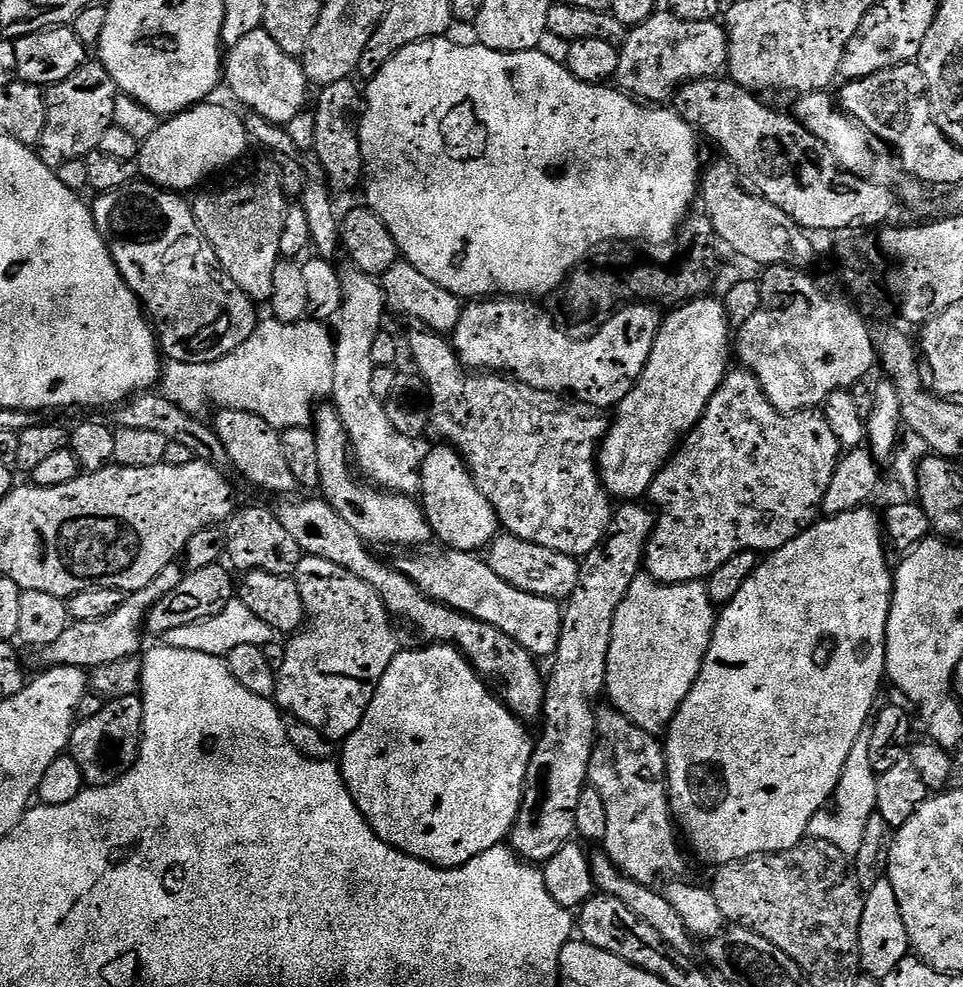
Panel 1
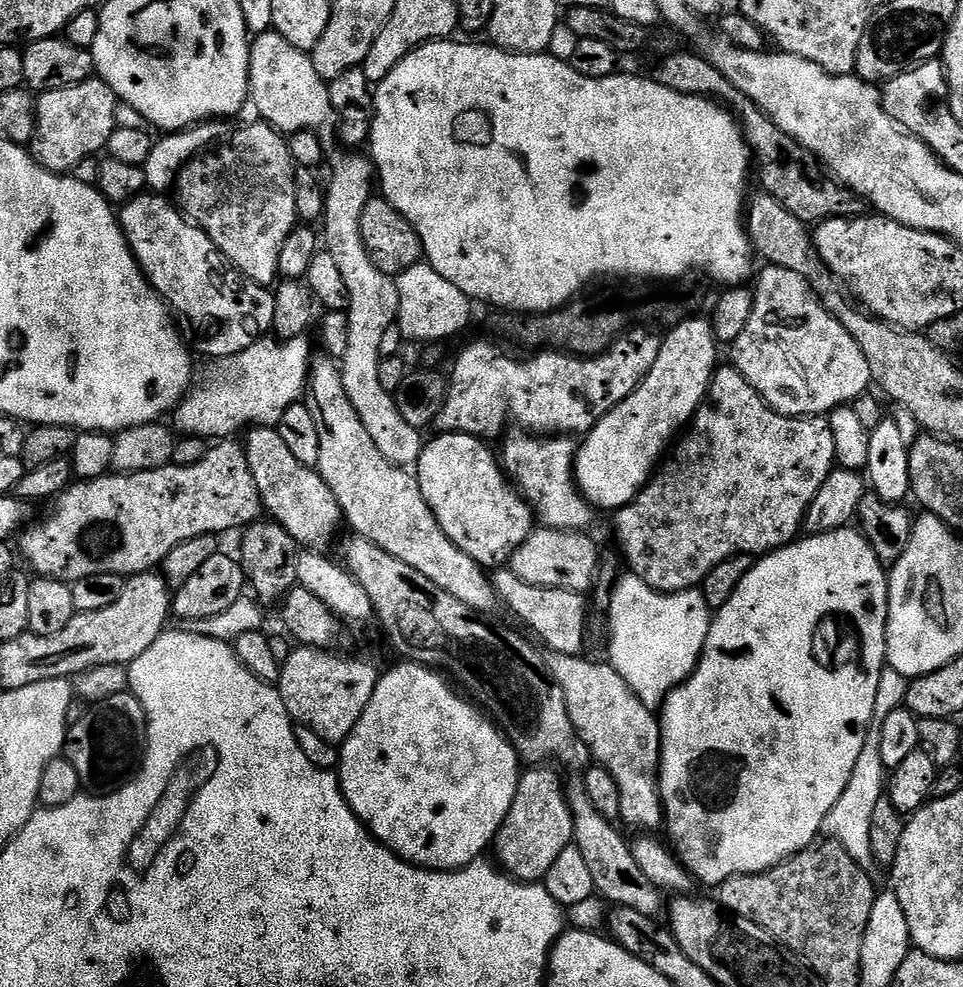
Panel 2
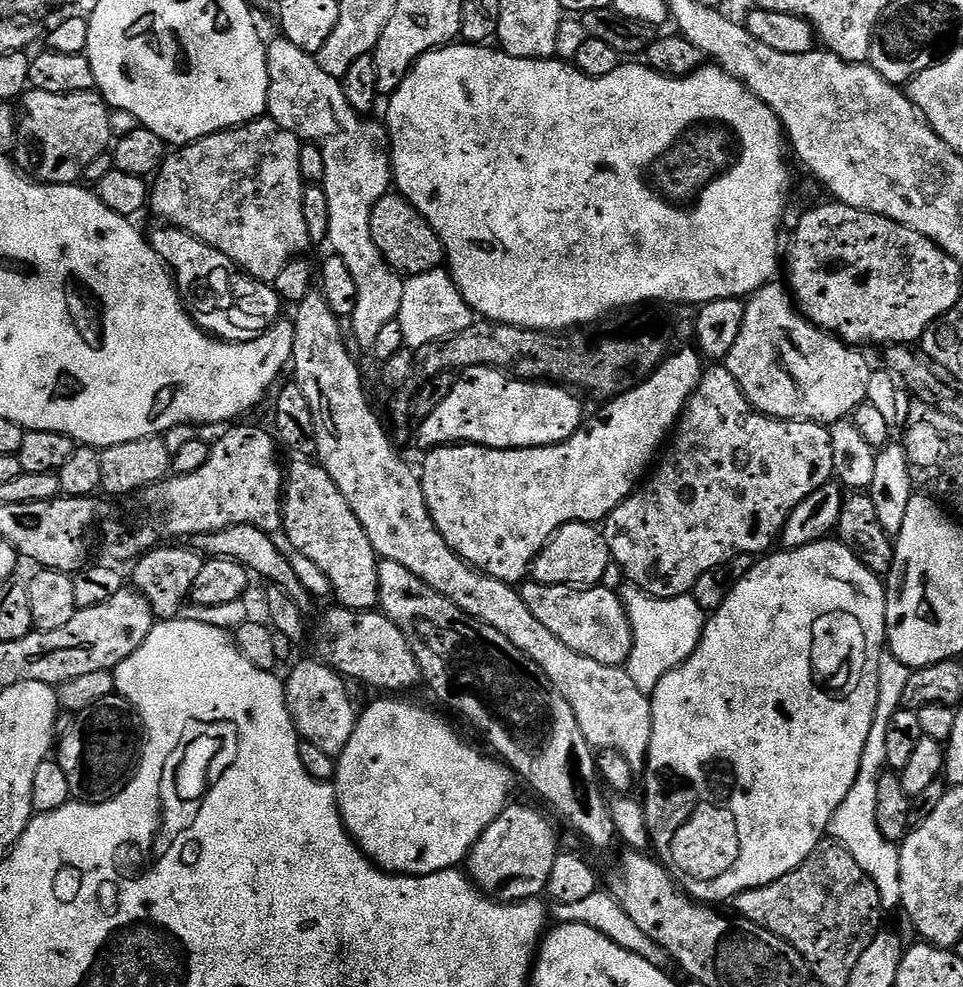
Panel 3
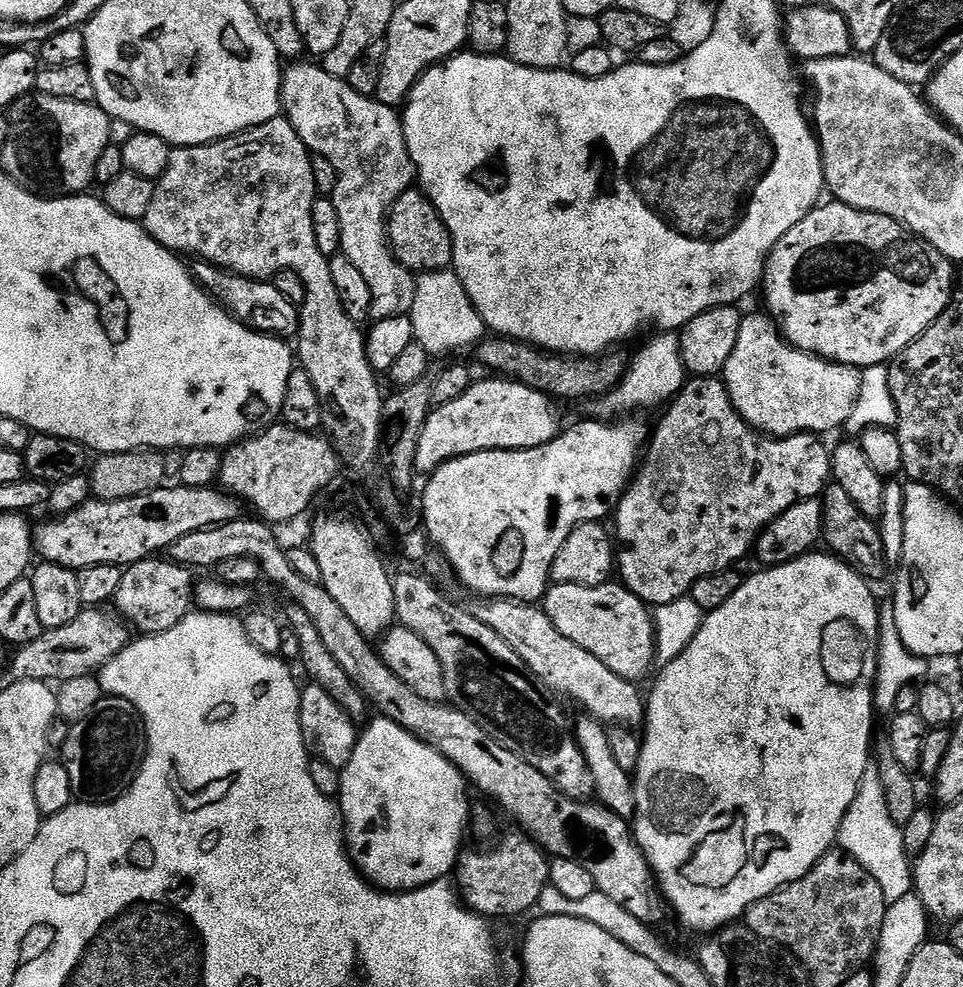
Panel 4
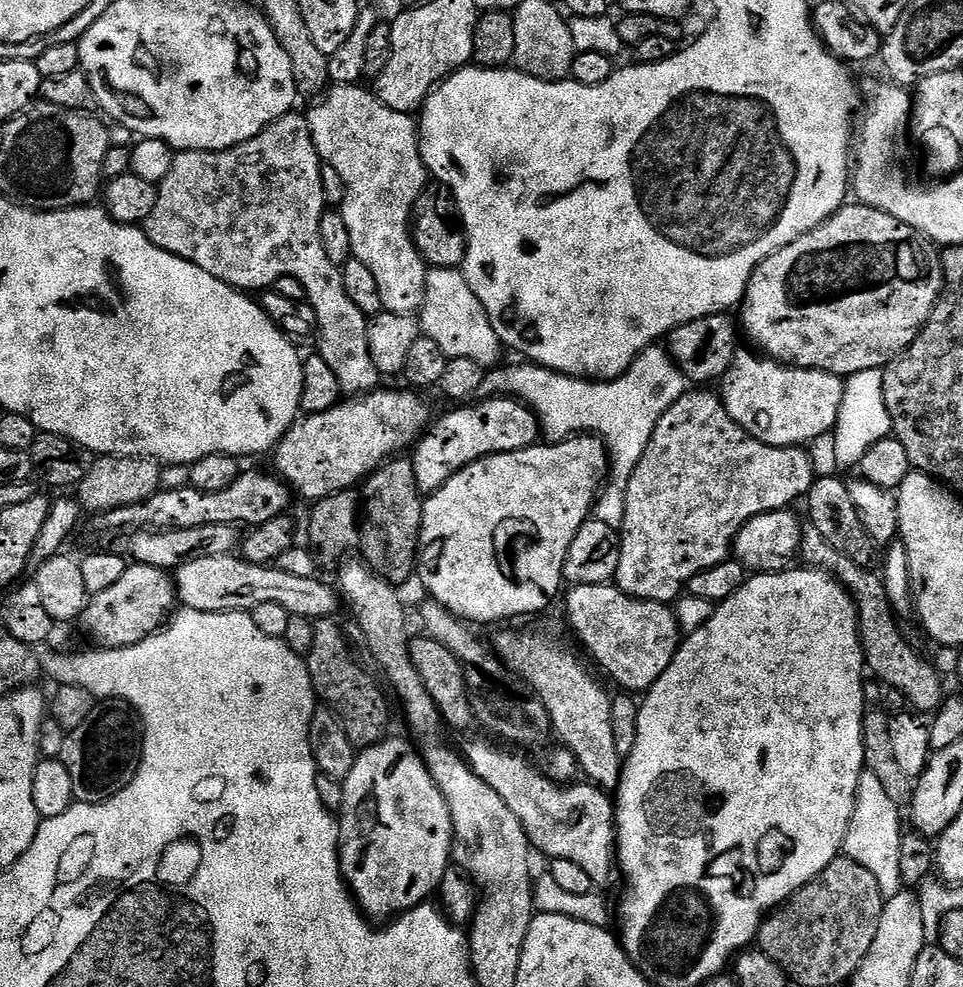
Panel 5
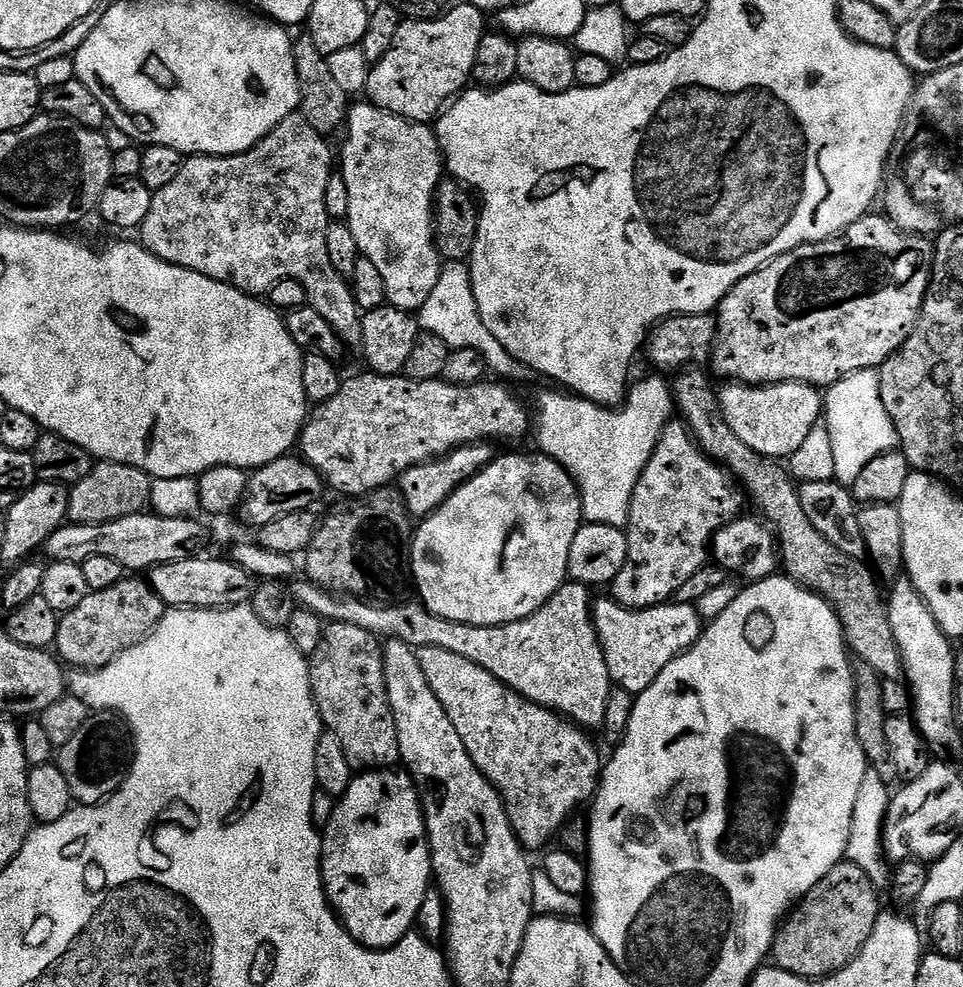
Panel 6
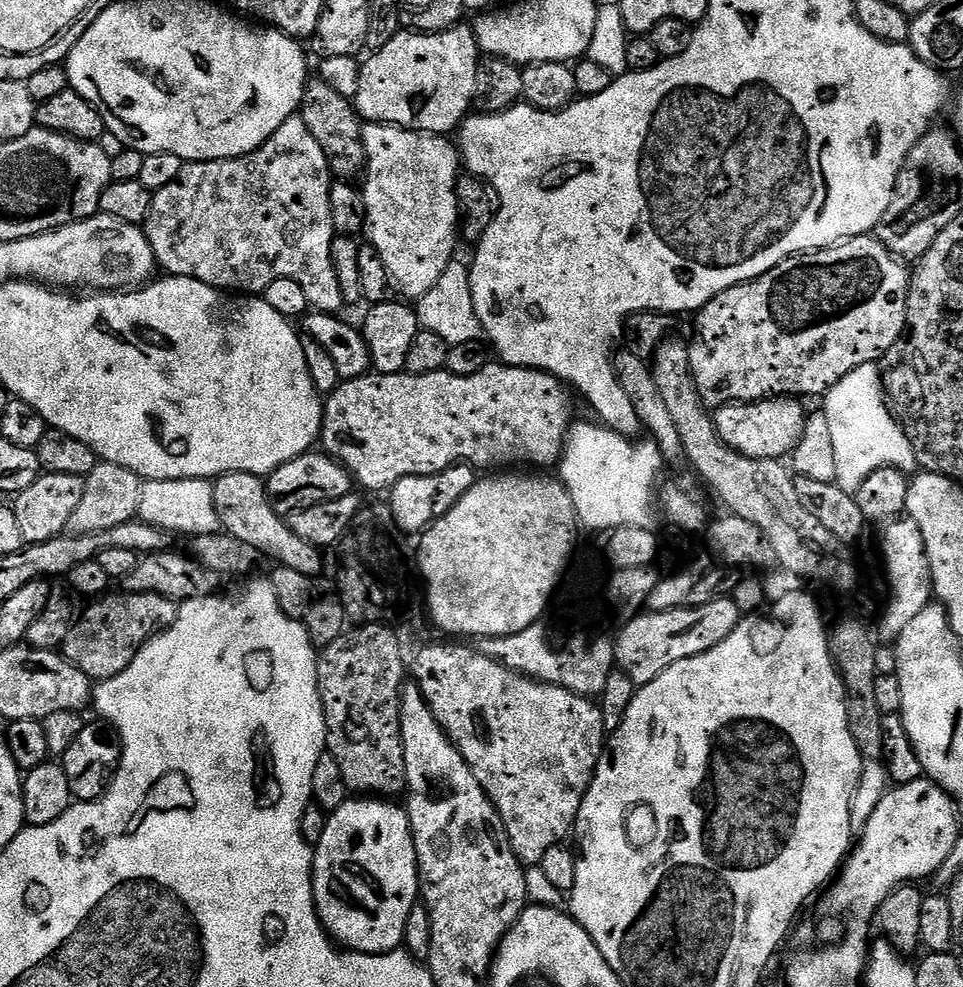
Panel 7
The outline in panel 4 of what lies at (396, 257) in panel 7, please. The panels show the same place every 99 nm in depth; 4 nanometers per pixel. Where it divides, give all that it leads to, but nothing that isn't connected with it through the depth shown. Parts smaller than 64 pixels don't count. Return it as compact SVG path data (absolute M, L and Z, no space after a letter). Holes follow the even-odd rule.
M292 62L283 69L280 81L280 102L283 115L298 130L302 142L309 152L326 158L330 166L334 166L336 189L330 199L338 210L338 222L342 224L342 246L340 252L364 277L370 285L372 299L372 316L376 320L407 316L414 306L417 277L409 272L404 265L396 260L396 253L388 242L388 212L392 203L399 198L407 188L413 187L416 180L416 170L406 146L404 137L404 122L401 113L393 105L381 104L371 96L363 96L352 89L347 79L326 74L319 63L300 64Z

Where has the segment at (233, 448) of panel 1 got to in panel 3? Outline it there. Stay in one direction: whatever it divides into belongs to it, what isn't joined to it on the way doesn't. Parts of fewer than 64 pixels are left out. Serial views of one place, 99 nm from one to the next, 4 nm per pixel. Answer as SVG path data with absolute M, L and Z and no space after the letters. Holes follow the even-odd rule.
M296 458L293 461L292 465L287 465L282 493L284 501L282 532L283 535L288 535L288 540L292 543L291 551L306 554L306 558L310 558L310 562L316 563L318 570L322 570L322 574L330 578L332 596L339 607L353 608L359 612L375 609L380 603L378 590L380 560L374 546L370 546L370 538L366 538L366 530L362 530L362 522L358 522L354 510L350 510L346 498L342 498L342 490L334 486L334 478L330 478L330 474L326 474L326 470L321 468L319 463L308 458Z

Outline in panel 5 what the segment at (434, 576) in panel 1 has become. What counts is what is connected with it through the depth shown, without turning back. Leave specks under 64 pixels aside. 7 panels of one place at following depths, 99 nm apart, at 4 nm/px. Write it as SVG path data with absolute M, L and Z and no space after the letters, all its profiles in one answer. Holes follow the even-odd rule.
M615 583L607 584L578 584L567 589L568 601L564 608L568 611L568 624L572 632L584 643L583 651L593 656L602 667L608 671L612 680L621 684L623 691L628 694L647 693L648 689L662 678L664 671L670 666L676 649L682 643L682 629L676 622L673 609L667 604L655 604L649 600L636 600L628 596Z

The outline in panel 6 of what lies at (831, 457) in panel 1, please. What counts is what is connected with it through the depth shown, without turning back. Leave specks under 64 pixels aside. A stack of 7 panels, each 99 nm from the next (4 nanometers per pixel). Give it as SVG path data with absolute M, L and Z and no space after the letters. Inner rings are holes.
M669 422L650 454L650 462L646 462L638 478L638 486L634 486L630 518L626 525L626 566L622 566L618 578L612 580L611 599L624 608L634 610L656 608L659 604L669 603L676 592L682 590L682 586L686 586L694 574L698 574L698 570L706 567L715 536L745 511L744 504L746 508L746 496L740 485L696 445L686 425Z

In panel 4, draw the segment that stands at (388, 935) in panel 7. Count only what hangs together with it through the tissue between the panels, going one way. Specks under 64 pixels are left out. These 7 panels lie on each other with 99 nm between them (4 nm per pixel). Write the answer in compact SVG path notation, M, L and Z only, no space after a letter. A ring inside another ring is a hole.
M376 718L376 721L365 732L363 729L357 735L354 754L350 754L350 762L340 773L338 803L340 806L340 814L344 817L344 842L348 850L348 859L355 864L360 875L369 884L386 892L413 892L415 888L432 884L435 880L445 879L456 867L456 860L465 847L464 831L467 828L469 831L470 821L474 816L474 807L472 808L471 802L468 801L468 792L470 793L468 781L464 779L462 773L445 756L438 754L438 750L426 746L426 742L414 738L414 734L402 730L402 726L398 726L394 722L383 718Z

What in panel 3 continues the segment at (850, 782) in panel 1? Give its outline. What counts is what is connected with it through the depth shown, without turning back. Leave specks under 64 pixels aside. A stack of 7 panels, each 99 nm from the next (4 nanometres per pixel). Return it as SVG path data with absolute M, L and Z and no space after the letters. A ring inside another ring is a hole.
M891 654L881 656L878 662L878 706L874 714L874 722L870 726L870 738L866 738L866 750L862 750L862 766L858 770L858 778L854 786L850 786L850 794L842 798L842 806L834 810L834 818L830 822L828 832L831 839L836 840L866 870L866 874L878 886L878 898L881 909L899 909L901 907L902 885L899 881L900 849L882 834L878 826L878 782L888 768L886 758L886 738L892 725L894 714L901 711L902 694L909 684L913 669L907 668L898 658Z

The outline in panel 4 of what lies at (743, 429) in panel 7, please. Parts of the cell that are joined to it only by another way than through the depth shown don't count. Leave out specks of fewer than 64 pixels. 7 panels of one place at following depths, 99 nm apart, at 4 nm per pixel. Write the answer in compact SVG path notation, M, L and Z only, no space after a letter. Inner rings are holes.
M763 311L760 312L744 316L738 342L734 345L734 354L730 354L730 362L726 362L722 373L736 413L756 431L777 438L797 436L799 432L825 434L835 428L843 429L858 402L861 369L833 364L831 360L823 360L821 356L813 356L811 352L795 348L780 335L775 320Z

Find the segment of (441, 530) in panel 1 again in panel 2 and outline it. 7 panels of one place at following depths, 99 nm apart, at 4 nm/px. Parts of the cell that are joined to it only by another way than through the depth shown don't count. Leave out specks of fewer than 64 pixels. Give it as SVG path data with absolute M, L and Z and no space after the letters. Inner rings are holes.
M442 432L433 435L433 440L423 445L414 465L414 475L422 490L422 498L430 506L438 526L470 558L474 558L485 570L496 570L507 565L512 559L512 551L534 530L534 513L528 501L516 491L511 480L502 471L502 465L495 451L487 448L485 441L465 432Z

